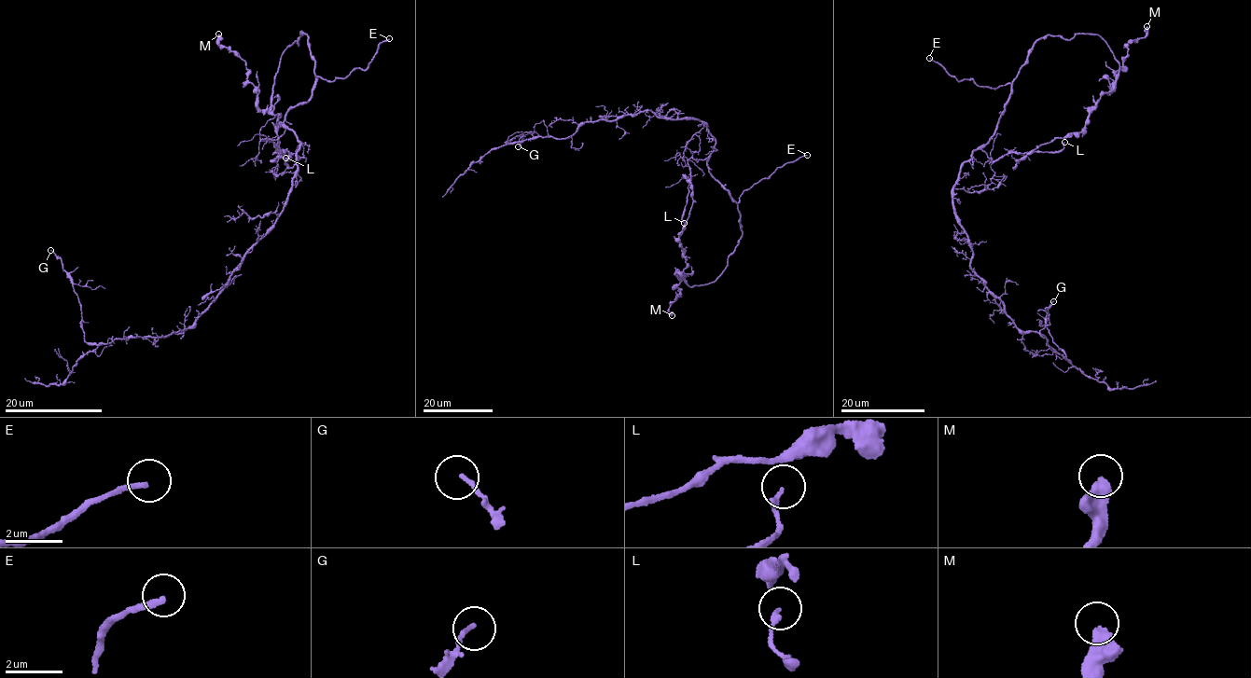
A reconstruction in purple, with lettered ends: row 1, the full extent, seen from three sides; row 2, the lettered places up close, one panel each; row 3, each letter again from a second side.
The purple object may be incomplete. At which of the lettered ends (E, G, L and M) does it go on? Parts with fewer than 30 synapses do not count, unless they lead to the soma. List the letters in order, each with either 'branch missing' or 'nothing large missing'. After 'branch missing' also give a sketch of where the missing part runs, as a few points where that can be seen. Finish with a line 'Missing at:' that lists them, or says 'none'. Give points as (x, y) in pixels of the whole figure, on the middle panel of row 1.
E: branch missing | (807, 155), (813, 154), (827, 138)
G: nothing large missing
L: nothing large missing
M: nothing large missing
Missing at: E

